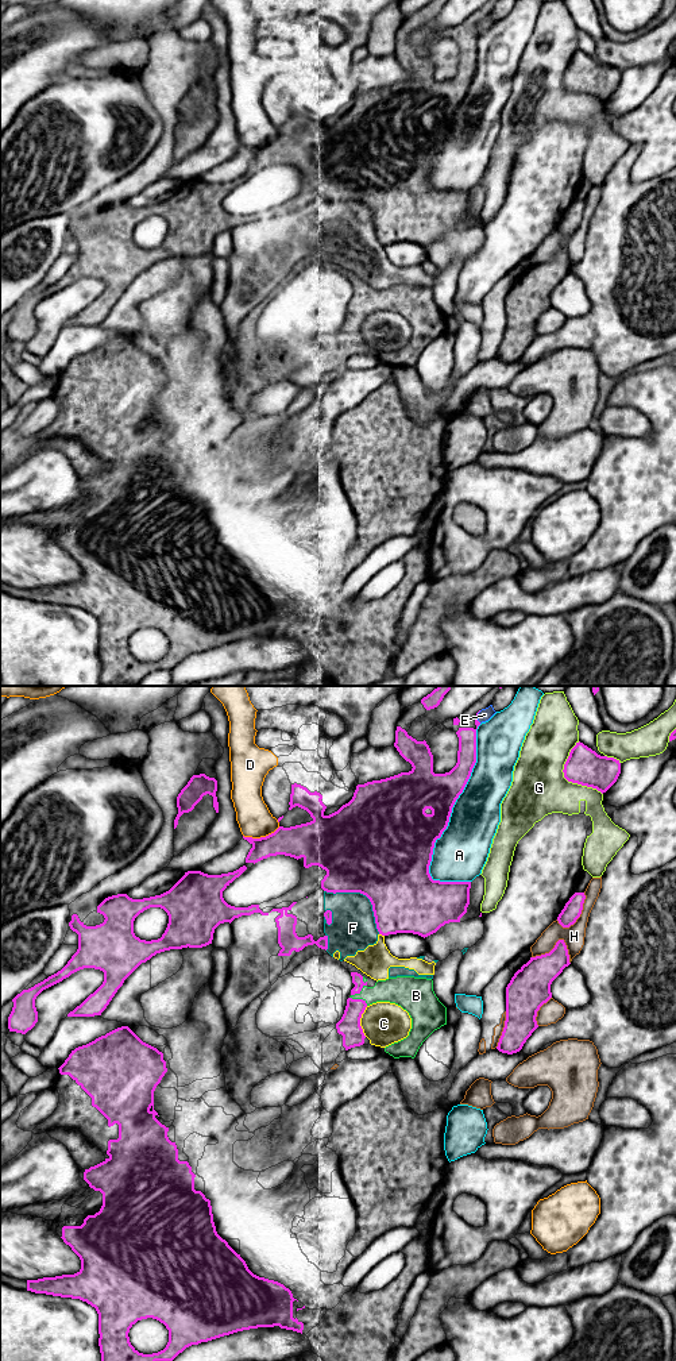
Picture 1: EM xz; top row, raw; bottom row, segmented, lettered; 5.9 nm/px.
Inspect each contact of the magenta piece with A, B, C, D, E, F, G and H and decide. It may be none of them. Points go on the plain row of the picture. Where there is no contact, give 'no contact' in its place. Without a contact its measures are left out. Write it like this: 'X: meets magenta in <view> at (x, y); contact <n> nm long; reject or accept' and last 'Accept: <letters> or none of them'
A: meets magenta in xz at (455, 110); contact 1000 nm long; reject
B: meets magenta in xz at (354, 303); contact 180 nm long; accept
C: meets magenta in xz at (359, 330); contact 180 nm long; reject
D: meets magenta in xz at (261, 146); contact 240 nm long; reject
E: meets magenta in xz at (476, 26); contact 80 nm long; reject
F: meets magenta in xz at (363, 203); contact 420 nm long; reject
G: meets magenta in xz at (566, 87); contact 360 nm long; reject
H: meets magenta in xz at (557, 250); contact 240 nm long; reject
Accept: B

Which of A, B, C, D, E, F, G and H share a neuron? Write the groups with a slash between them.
A / B / C E F G H / D

